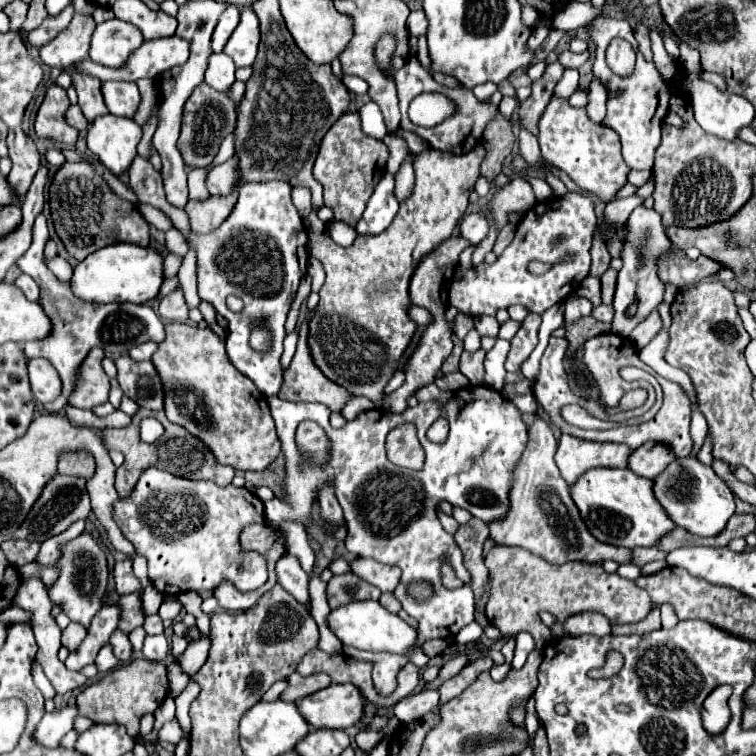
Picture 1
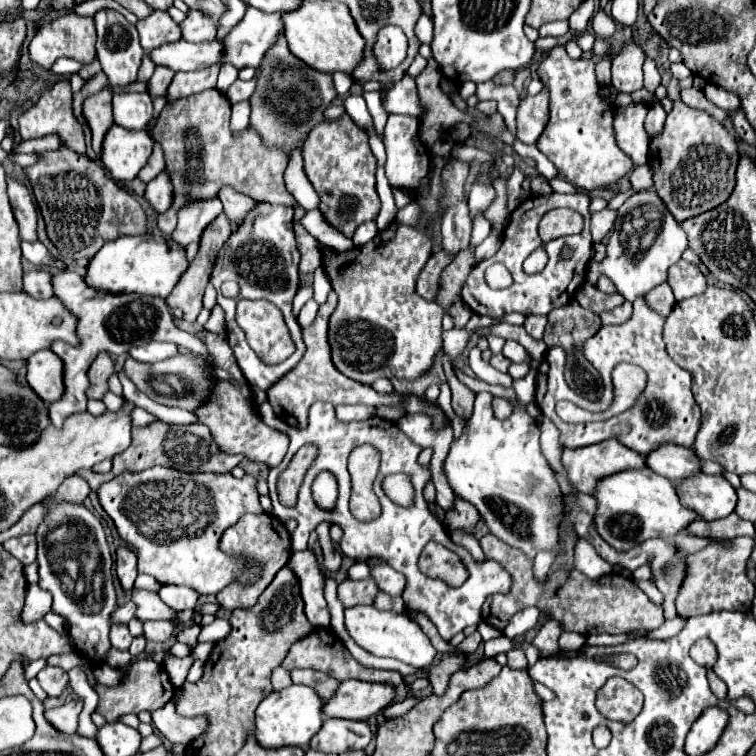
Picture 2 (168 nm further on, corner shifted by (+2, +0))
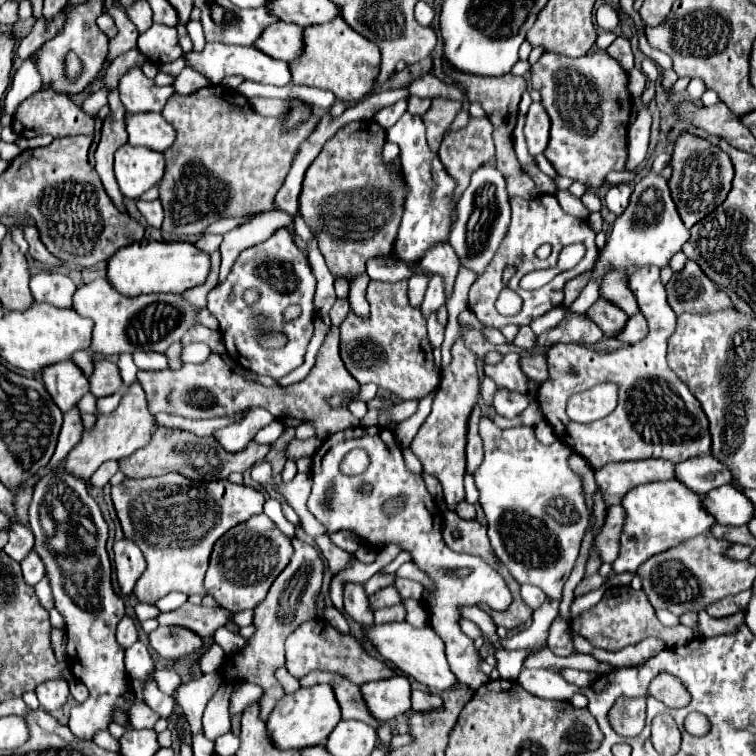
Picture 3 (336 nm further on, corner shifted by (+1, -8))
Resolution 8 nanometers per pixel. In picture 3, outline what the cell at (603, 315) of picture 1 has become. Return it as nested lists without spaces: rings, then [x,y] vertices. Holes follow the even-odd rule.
[[[635,314],[635,316],[629,316],[629,320],[625,322],[625,326],[613,338],[619,340],[619,342],[635,344],[637,340],[641,340],[645,336],[645,332],[647,332],[645,318],[641,314]]]

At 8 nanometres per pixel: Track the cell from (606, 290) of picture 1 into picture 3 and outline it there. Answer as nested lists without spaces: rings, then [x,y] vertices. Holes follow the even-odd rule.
[[[621,272],[607,274],[599,286],[599,294],[601,294],[601,298],[609,300],[611,304],[615,304],[623,312],[627,312],[629,316],[633,312],[639,312],[637,302],[633,300],[633,294],[629,292],[629,284],[625,284],[625,280],[621,280]]]

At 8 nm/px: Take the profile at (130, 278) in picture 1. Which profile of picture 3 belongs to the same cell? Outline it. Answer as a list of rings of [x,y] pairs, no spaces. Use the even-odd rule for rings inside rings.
[[[141,240],[117,250],[107,262],[107,280],[123,296],[141,294],[181,294],[205,280],[209,274],[209,254],[197,250],[189,242]]]

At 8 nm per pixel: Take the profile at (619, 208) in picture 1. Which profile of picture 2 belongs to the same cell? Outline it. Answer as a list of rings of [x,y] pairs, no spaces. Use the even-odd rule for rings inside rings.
[[[614,210],[594,212],[594,214],[592,214],[592,222],[590,222],[592,240],[594,240],[594,242],[602,242],[604,236],[610,232],[614,220],[616,220],[616,212],[614,212]]]

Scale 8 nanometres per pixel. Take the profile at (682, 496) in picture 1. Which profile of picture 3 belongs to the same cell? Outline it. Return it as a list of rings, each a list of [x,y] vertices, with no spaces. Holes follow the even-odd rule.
[[[731,484],[701,496],[701,504],[723,526],[743,526],[753,518],[753,502]]]

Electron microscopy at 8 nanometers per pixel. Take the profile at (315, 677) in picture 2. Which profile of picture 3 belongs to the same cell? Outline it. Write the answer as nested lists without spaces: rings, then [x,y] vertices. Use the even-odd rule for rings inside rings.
[[[311,672],[307,676],[303,676],[299,680],[301,688],[309,688],[309,686],[315,686],[315,684],[329,684],[335,692],[335,698],[341,706],[341,712],[343,712],[343,720],[361,720],[369,726],[379,726],[377,720],[373,720],[365,708],[365,702],[361,700],[361,692],[359,692],[359,686],[351,684],[349,680],[337,676],[337,674],[329,674],[329,672]]]

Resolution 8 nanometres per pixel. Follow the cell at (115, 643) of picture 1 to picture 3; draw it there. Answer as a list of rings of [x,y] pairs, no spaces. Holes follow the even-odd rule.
[[[125,616],[121,622],[119,622],[119,626],[117,626],[117,642],[119,642],[119,646],[123,646],[123,648],[129,648],[135,640],[137,640],[137,622],[133,620],[133,618],[129,618],[129,616]]]

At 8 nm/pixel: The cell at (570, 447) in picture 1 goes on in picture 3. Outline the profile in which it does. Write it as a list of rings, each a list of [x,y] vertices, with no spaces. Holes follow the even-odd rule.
[[[641,460],[641,462],[609,462],[595,470],[597,486],[605,504],[613,506],[621,502],[621,496],[629,488],[655,480],[673,480],[673,462],[669,460]]]

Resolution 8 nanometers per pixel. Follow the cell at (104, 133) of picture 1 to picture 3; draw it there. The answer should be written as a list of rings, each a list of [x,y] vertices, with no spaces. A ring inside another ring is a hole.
[[[123,144],[115,152],[115,178],[127,198],[139,198],[145,190],[161,180],[165,160],[161,152]]]

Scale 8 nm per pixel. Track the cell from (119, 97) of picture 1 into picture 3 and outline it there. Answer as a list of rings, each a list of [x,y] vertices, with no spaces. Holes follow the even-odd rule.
[[[155,112],[125,114],[125,124],[131,146],[147,146],[151,150],[163,152],[175,140],[173,128],[165,122],[161,114]]]

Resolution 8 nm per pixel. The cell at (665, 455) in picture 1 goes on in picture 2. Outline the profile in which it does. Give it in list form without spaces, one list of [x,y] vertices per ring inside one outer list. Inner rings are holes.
[[[676,444],[660,446],[658,450],[650,452],[646,456],[646,460],[648,460],[648,468],[652,468],[654,472],[660,472],[662,476],[666,476],[674,482],[680,482],[688,476],[702,472],[700,458],[696,456],[696,450],[676,446]]]

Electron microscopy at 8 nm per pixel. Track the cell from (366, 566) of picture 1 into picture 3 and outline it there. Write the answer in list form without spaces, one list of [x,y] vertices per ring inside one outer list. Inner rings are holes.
[[[395,578],[395,584],[397,592],[401,594],[401,598],[415,598],[415,600],[421,600],[421,592],[423,592],[423,586],[419,582],[413,582],[413,580],[403,580],[403,578]]]

